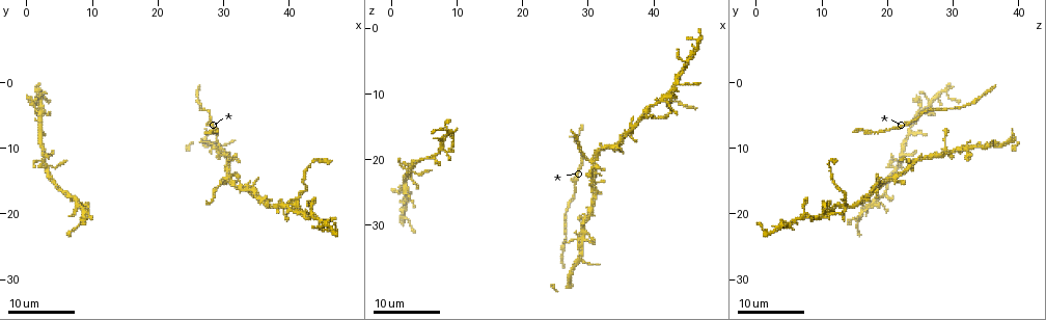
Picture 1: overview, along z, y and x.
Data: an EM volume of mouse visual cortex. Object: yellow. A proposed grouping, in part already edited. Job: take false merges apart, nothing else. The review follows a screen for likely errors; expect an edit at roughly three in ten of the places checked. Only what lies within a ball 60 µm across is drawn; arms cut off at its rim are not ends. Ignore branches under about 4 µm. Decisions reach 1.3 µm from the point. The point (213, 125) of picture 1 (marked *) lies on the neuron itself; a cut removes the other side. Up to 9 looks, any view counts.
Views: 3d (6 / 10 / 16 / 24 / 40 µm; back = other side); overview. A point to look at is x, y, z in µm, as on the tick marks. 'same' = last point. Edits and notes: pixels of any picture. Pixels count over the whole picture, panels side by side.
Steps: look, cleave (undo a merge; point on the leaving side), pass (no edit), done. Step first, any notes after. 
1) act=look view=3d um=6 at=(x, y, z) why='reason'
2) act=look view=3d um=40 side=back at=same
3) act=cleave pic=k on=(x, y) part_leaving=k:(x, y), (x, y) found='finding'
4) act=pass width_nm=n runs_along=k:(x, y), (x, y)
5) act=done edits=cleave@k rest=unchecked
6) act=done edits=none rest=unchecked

act=look view=3d um=16 at=(30.5, 15.0, 20.0) why='two arms in line, one across'

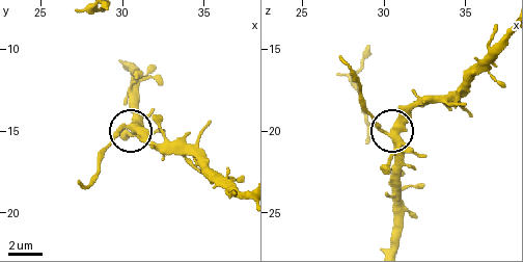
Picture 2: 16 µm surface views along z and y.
act=look view=3d um=10 at=(30.3, 14.6, 20.0)

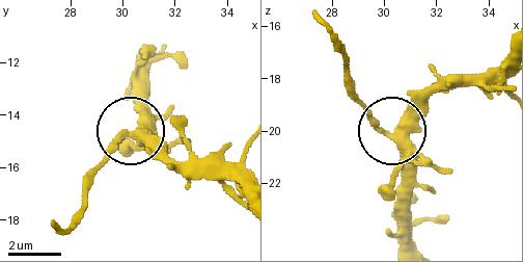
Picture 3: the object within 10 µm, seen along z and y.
act=cleave pic=3 on=(106, 159) arms=3 part_leaving=3:(126, 136), (97, 174), (77, 218), (56, 224) found='two neurons meet here'

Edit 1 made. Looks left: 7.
act=look view=overview

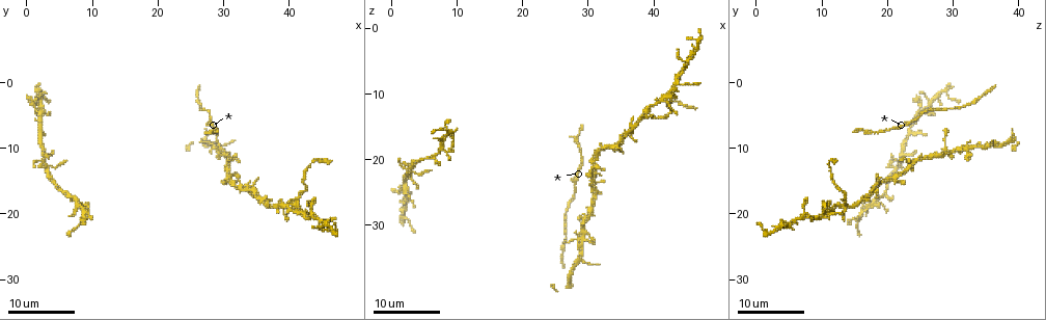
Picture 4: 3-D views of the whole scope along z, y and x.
act=look view=3d um=24 at=(39.0, 18.5, 13.0) why='looks like a crossing'

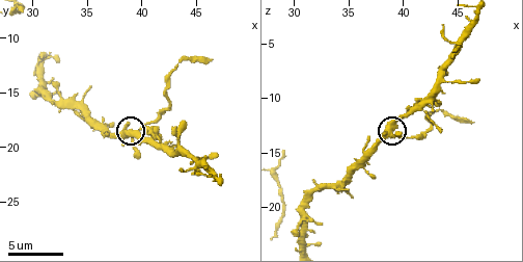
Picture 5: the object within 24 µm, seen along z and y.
act=look view=3d um=10 at=same

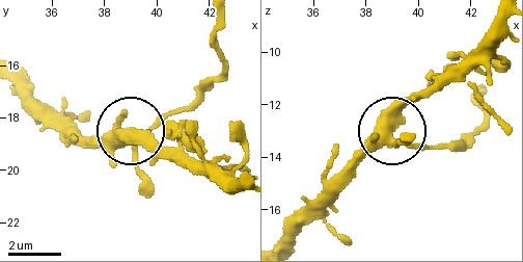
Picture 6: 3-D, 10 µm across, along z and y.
act=cleave pic=6 on=(163, 113) width_nm=450 found='two neurons meet here'

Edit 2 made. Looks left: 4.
act=look view=3d um=24 at=(6.0, 16.5, 19.5) why='side arm on a straight run'

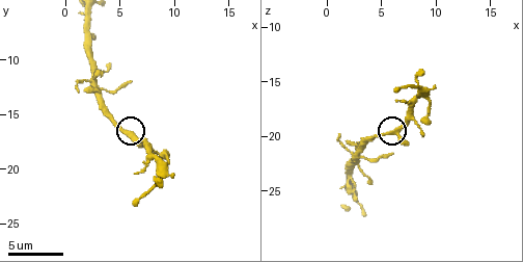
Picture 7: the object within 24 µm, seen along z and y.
act=look view=3d um=10 at=(6.0, 16.8, 19.8) why='zoom in'

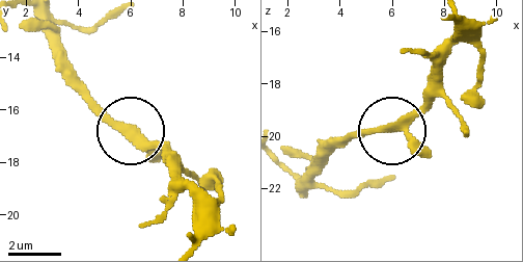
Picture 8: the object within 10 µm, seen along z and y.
act=pass found='all the same neuron'

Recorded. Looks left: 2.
act=done edits=cleave@3,cleave@6 rest=unchecked

